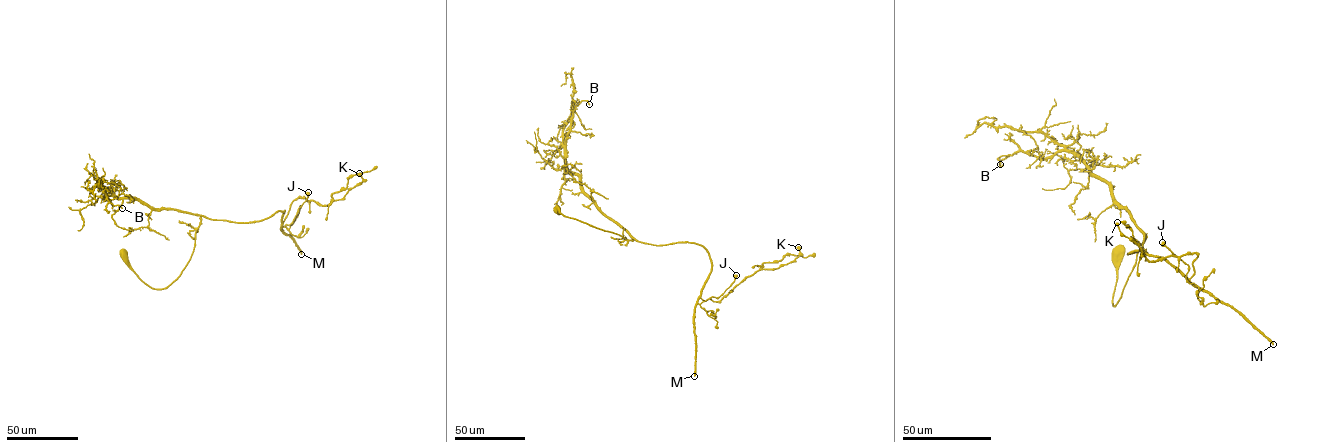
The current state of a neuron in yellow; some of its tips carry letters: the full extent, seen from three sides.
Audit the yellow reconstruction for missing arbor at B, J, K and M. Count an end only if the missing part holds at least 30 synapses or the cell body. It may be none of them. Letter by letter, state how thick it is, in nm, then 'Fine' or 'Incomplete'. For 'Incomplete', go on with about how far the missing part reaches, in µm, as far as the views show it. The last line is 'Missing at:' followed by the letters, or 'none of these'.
B: Thickness 180 nm. Fine
J: Thickness 1000 nm. Fine
K: Thickness 750 nm. Fine
M: Thickness 440 nm. Incomplete. Missing length about 400 µm
Missing at: M

